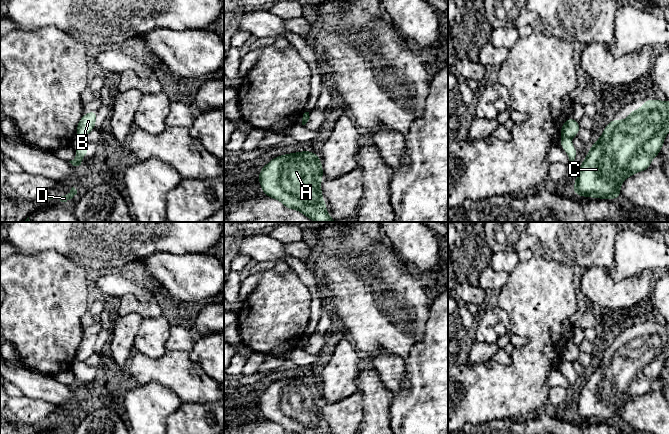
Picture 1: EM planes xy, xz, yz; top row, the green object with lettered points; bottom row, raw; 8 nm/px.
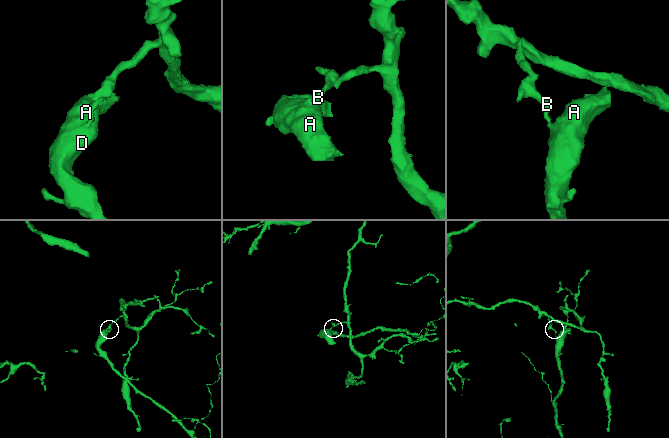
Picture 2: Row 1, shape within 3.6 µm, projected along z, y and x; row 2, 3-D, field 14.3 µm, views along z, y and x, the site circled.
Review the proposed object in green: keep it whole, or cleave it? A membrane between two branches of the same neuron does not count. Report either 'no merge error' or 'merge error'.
merge error

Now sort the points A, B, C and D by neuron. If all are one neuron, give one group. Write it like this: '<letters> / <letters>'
A C D / B

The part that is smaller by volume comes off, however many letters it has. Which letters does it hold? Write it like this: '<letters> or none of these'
A, C, D

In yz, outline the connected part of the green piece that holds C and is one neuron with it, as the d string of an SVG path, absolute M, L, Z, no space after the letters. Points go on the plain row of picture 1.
M645 324L644 329L637 333L636 335L631 334L628 342L626 344L612 344L604 353L602 360L593 368L591 373L588 376L585 384L583 385L578 400L575 405L575 409L572 414L579 420L586 421L594 421L594 422L602 422L602 423L614 423L621 422L620 421L620 409L624 406L624 404L636 396L641 396L646 394L651 390L651 384L660 377L660 373L663 370L664 363L666 358L669 355L669 325L666 324L661 326L660 324Z

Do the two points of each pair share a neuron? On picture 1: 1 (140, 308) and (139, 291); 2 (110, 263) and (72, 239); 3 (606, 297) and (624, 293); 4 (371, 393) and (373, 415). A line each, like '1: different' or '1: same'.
1: different
2: same
3: same
4: same

